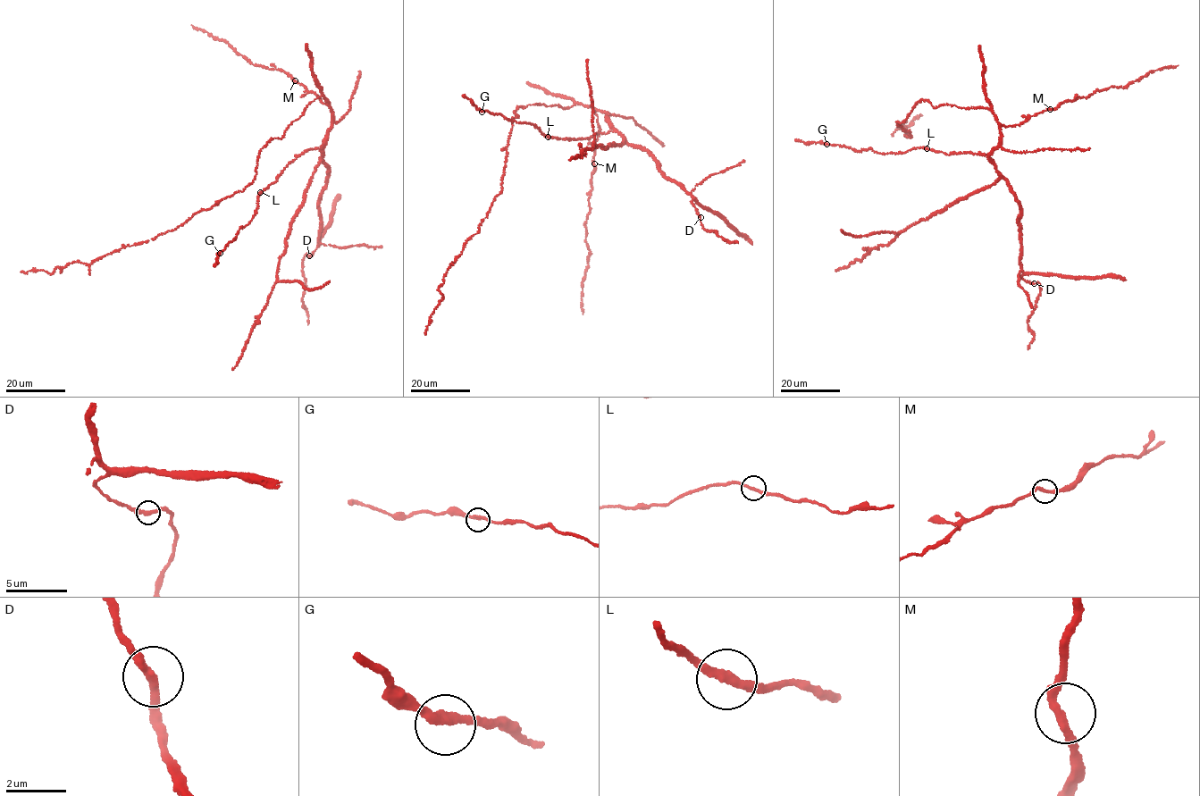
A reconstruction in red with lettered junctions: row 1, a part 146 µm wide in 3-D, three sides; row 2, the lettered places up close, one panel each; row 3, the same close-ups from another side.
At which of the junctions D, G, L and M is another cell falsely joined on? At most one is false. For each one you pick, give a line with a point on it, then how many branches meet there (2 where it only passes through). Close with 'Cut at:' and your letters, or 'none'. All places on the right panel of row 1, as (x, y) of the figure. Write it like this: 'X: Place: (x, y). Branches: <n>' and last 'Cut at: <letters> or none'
Cut at: none

